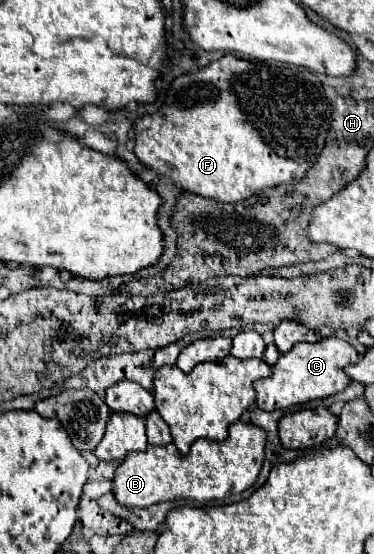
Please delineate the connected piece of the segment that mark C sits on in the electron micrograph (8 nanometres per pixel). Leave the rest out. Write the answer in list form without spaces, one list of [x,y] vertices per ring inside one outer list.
[[[336,336],[322,338],[320,342],[314,342],[314,344],[308,344],[308,342],[296,344],[290,352],[278,358],[278,362],[272,368],[272,376],[254,382],[256,406],[260,410],[272,412],[272,410],[290,408],[296,404],[306,404],[318,398],[334,396],[350,384],[350,378],[344,372],[344,368],[349,364],[356,364],[358,360],[358,352],[346,340],[340,340]]]

